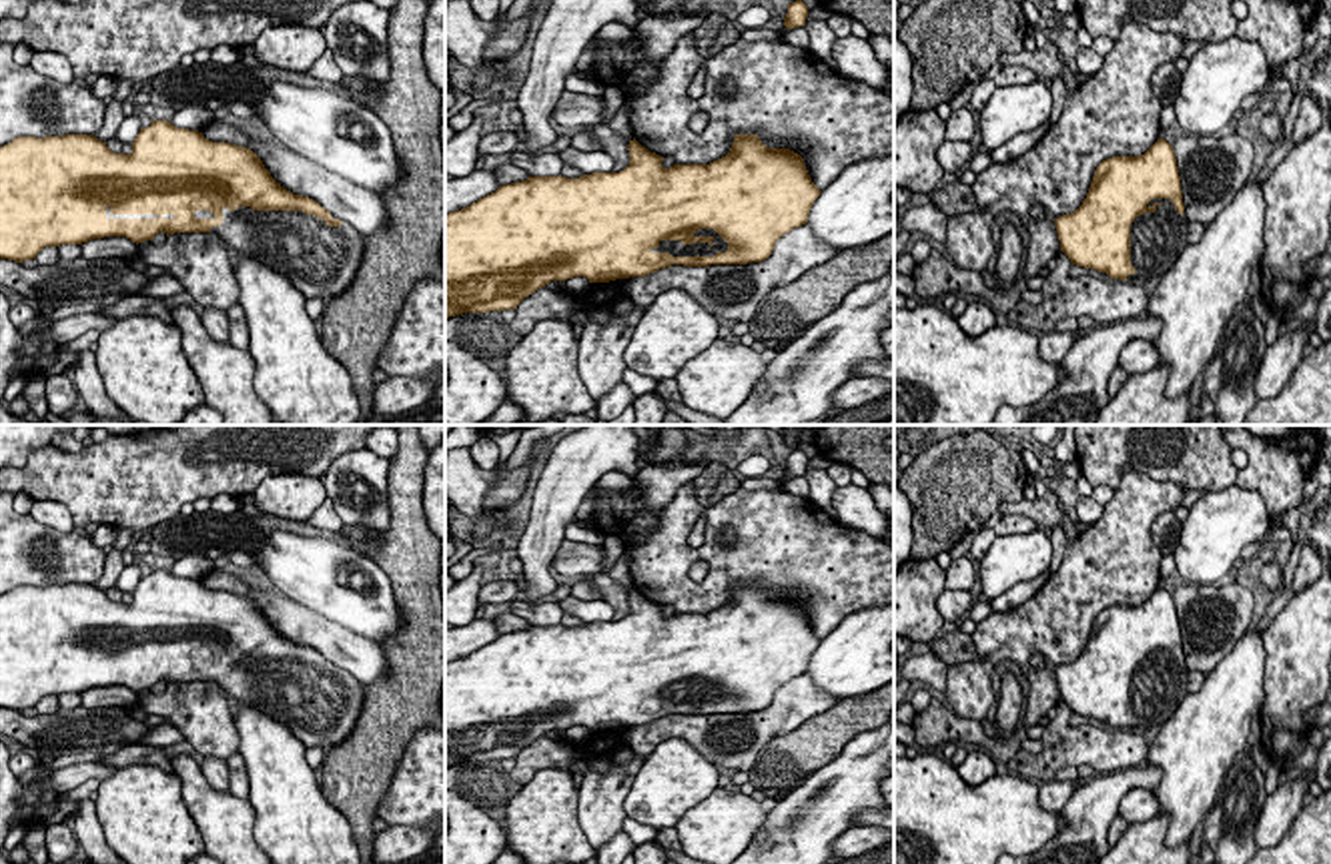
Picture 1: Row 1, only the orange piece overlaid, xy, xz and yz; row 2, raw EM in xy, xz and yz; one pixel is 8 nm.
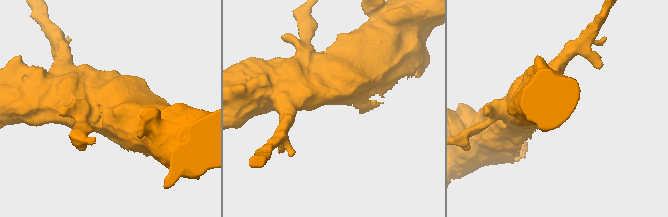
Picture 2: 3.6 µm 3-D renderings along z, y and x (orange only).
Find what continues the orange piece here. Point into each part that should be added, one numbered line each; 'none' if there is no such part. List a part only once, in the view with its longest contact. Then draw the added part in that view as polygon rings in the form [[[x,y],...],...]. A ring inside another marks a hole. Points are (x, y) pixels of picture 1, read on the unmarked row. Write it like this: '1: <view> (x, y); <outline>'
1: xz (674, 696); [[[700,678],[694,682],[694,686],[712,686],[714,690],[710,694],[684,694],[682,690],[659,690],[659,696],[651,698],[651,702],[670,702],[672,706],[714,706],[716,702],[728,700],[728,692],[714,678]]]

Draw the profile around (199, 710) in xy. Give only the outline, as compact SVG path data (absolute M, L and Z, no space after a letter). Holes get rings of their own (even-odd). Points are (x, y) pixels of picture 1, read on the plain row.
M174 682L162 694L148 694L138 706L172 722L200 754L229 760L239 750L239 730L216 682Z

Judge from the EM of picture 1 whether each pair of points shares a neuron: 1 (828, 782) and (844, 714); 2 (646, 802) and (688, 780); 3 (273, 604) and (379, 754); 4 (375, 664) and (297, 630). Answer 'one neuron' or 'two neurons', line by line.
1: two neurons
2: one neuron
3: two neurons
4: one neuron

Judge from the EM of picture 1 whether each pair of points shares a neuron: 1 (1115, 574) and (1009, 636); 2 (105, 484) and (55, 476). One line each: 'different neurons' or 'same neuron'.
1: same neuron
2: same neuron

